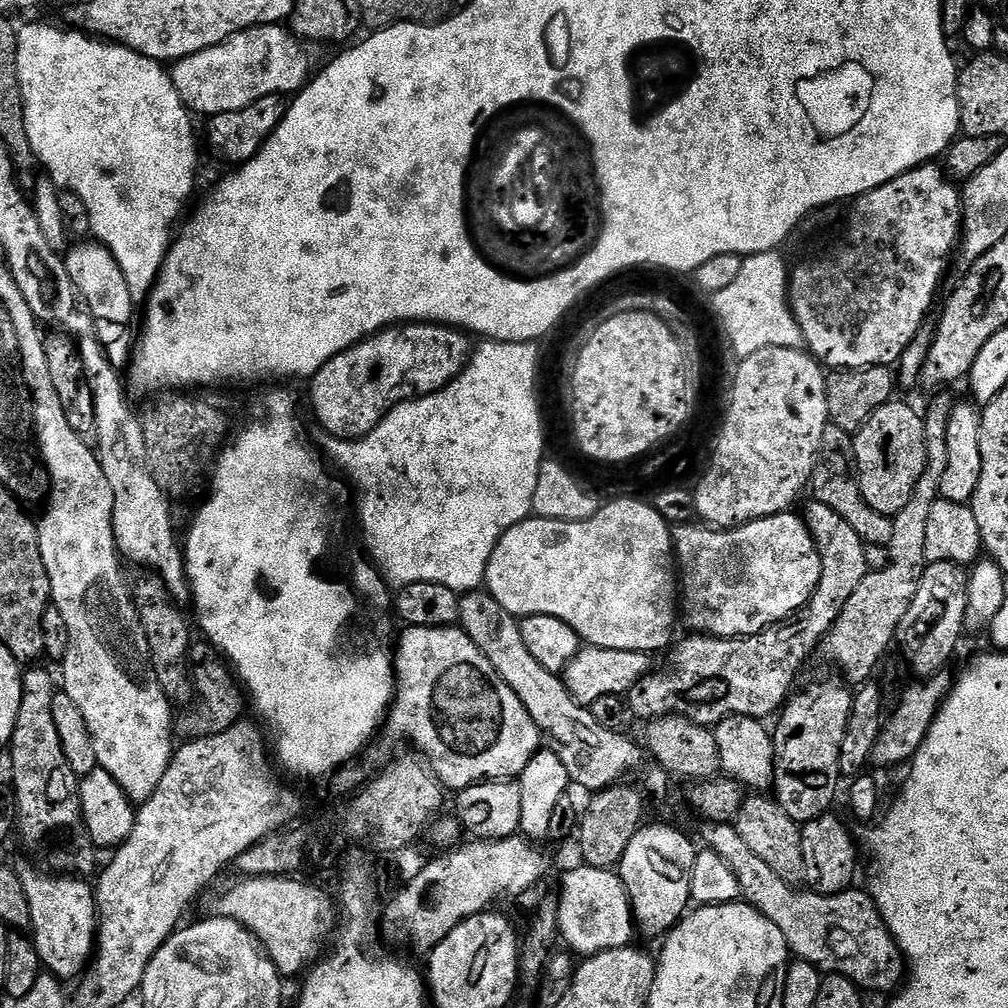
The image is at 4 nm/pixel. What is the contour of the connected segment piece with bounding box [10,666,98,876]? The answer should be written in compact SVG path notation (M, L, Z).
M32 666L23 673L24 693L18 706L18 722L12 735L10 753L12 752L12 777L10 783L16 793L16 810L18 813L18 832L24 835L28 848L40 856L47 856L46 862L51 871L58 874L77 874L90 876L96 866L98 849L88 837L88 826L84 820L83 802L80 800L81 777L70 766L62 738L58 736L58 725L54 722L54 698L58 684L41 666Z

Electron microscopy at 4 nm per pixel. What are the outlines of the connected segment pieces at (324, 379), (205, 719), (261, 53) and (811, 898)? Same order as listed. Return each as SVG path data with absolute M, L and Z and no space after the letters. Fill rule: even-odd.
M409 322L385 328L384 331L376 332L362 342L342 350L342 354L330 358L330 362L326 362L322 370L311 377L312 406L317 422L328 431L329 437L338 440L357 440L370 434L370 430L374 430L374 426L382 422L385 414L403 400L417 400L420 396L428 396L458 378L474 351L474 344L468 340L471 340L469 333L447 324Z
M196 642L192 645L190 653L190 667L192 669L192 682L194 696L200 700L200 708L189 707L175 717L174 728L177 733L181 732L184 740L197 740L213 736L219 732L225 732L230 726L234 726L245 715L246 692L242 687L231 663L225 660L215 648L205 647L203 643ZM189 711L189 712L188 712Z
M262 24L226 38L218 46L210 46L210 50L175 61L170 75L188 109L211 118L223 112L246 110L258 98L299 92L314 72L312 56L303 47L287 27Z
M705 823L704 840L707 847L716 852L727 865L735 872L741 888L741 897L754 908L757 908L763 916L770 918L778 930L782 930L782 938L786 938L788 951L795 959L810 962L822 974L833 976L845 976L856 983L856 987L868 992L888 992L892 994L905 983L906 961L896 940L890 934L886 922L882 918L880 908L871 895L859 892L856 886L846 892L839 892L833 896L821 896L819 892L801 890L778 878L762 858L758 858L746 842L742 842L742 834L731 824Z

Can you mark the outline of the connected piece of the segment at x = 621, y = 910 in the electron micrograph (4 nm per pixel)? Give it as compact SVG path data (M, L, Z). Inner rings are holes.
M572 868L560 884L560 940L577 957L597 956L606 950L627 948L633 943L634 917L628 891L619 875L606 868Z

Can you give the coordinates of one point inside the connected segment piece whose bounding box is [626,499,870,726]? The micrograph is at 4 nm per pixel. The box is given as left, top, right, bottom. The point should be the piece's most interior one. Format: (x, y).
(709, 678)

